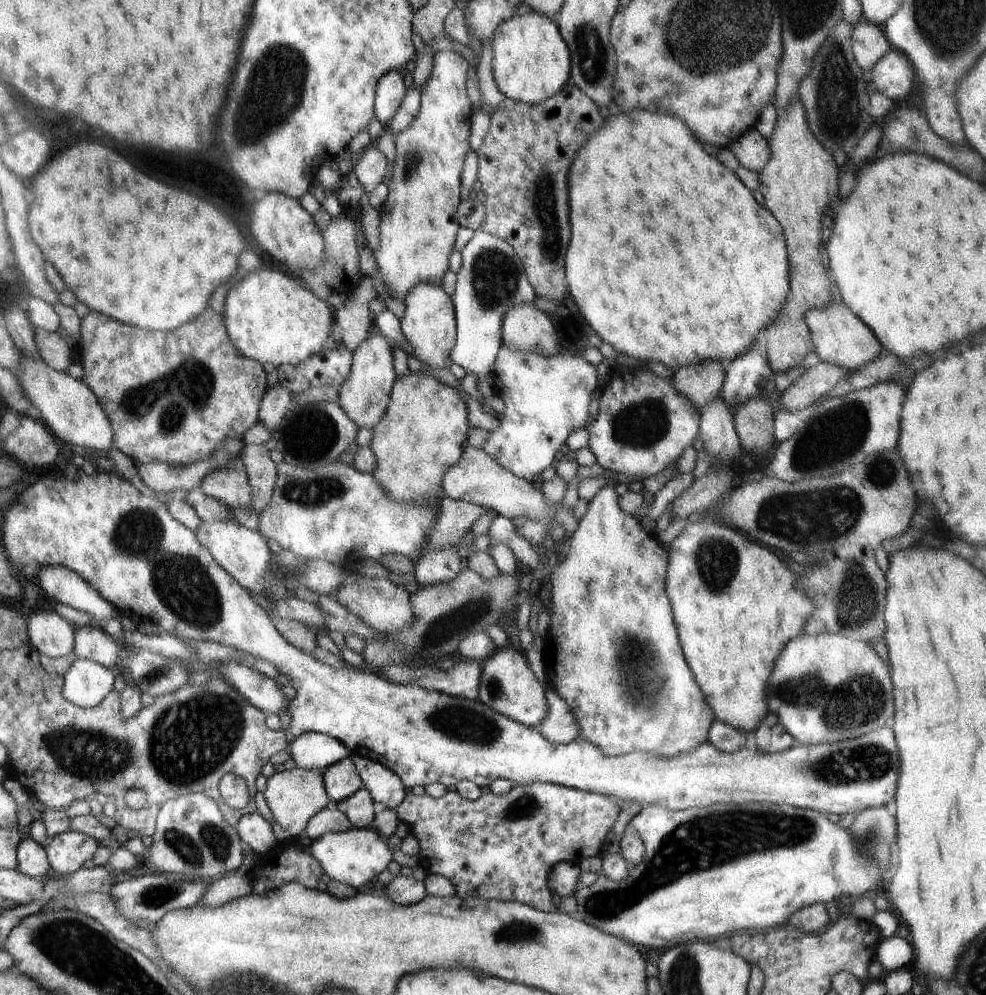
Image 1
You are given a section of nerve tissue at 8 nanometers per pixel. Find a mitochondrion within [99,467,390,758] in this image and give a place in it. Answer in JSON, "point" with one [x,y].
{"point":[182,584]}

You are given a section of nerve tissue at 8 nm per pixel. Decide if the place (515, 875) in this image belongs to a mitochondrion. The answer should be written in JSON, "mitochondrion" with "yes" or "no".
{"mitochondrion":"no"}

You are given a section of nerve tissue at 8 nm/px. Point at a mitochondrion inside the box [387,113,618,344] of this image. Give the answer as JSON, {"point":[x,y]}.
{"point":[495,276]}

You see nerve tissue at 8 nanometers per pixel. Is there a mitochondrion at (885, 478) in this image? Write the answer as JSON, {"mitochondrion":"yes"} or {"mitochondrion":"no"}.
{"mitochondrion":"yes"}

